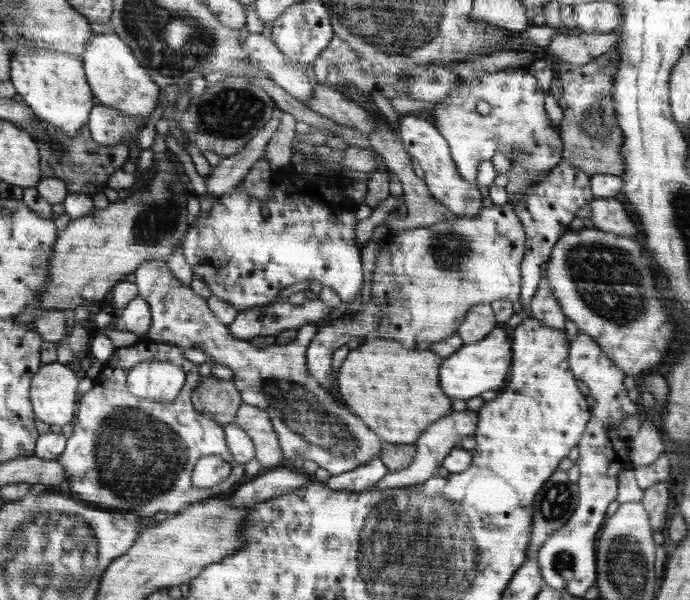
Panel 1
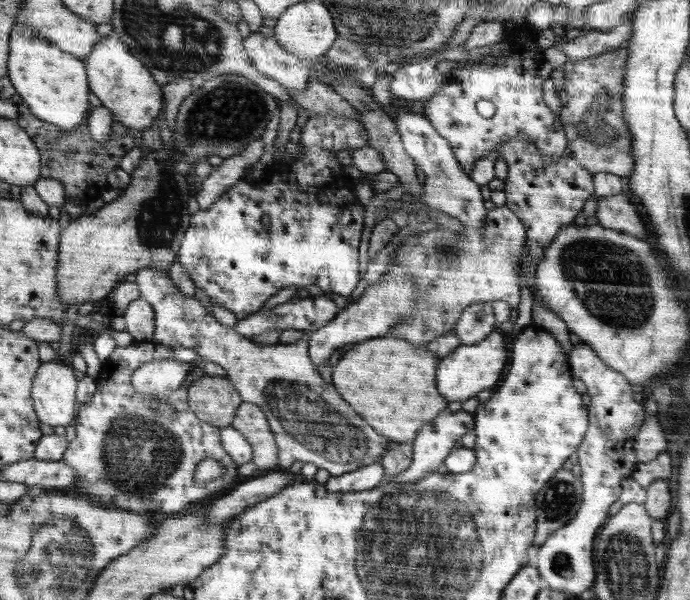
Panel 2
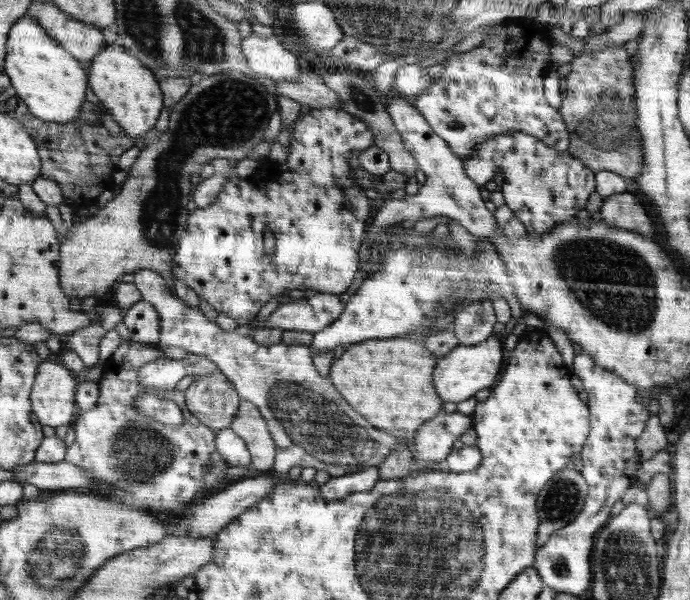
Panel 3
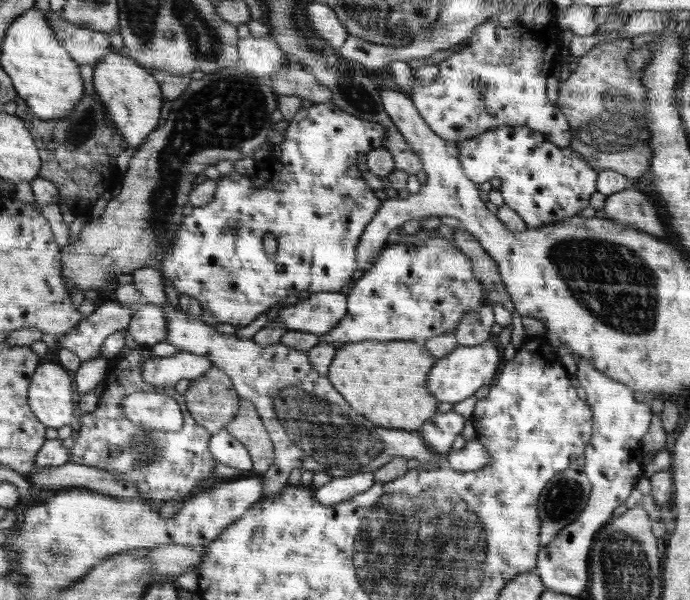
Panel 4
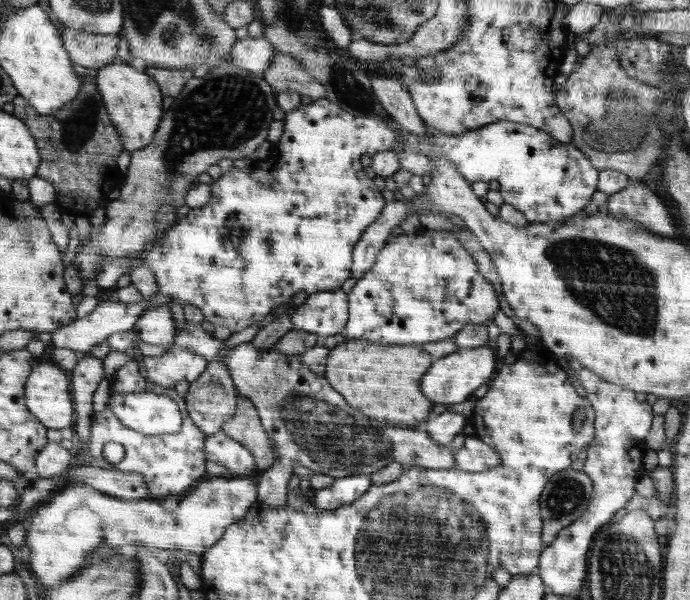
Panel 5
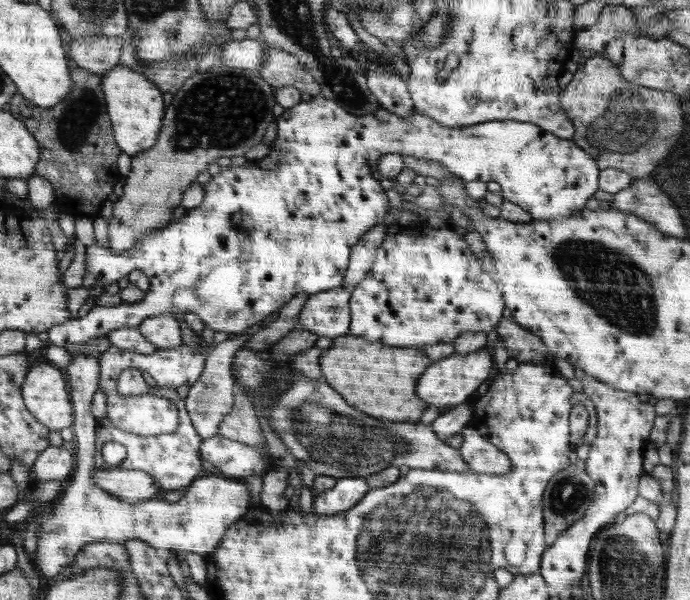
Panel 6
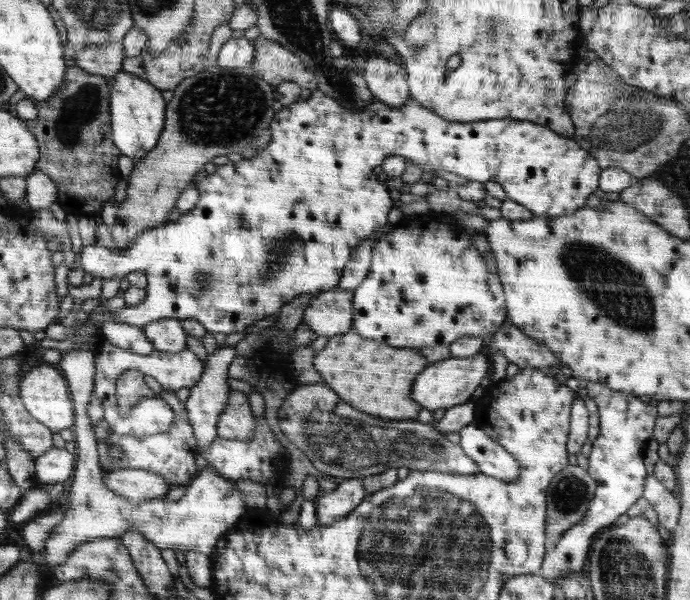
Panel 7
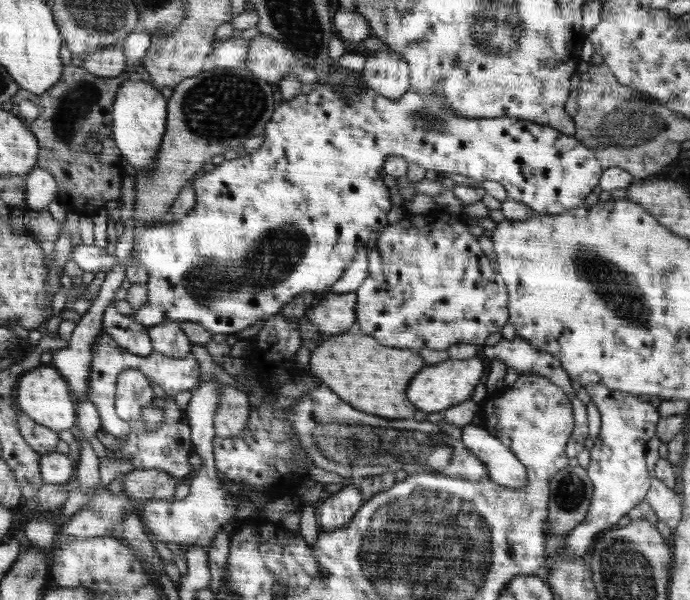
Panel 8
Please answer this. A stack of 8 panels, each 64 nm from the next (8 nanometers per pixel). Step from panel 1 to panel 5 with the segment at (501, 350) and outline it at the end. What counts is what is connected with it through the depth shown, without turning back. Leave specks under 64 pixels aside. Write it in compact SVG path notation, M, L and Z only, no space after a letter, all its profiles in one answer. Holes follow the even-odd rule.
M490 343L474 348L462 348L434 362L434 370L426 374L426 394L434 398L438 404L458 404L464 402L476 388L486 384L496 370L496 352L490 348Z

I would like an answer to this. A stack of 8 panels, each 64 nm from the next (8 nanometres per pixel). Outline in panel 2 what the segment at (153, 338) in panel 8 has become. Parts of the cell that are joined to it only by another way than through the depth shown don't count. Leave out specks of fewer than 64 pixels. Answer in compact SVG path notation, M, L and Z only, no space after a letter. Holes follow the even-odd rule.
M140 297L130 302L120 314L124 318L125 331L134 337L135 342L152 341L156 329L156 314L146 299Z

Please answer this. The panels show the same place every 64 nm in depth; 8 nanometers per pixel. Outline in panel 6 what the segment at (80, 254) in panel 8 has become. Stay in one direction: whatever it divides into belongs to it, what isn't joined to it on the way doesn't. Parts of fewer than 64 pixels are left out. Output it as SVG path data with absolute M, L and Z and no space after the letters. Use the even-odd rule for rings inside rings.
M318 94L312 97L309 101L302 101L292 106L292 108L284 109L281 116L276 121L277 124L277 137L270 144L268 148L264 148L260 154L252 156L248 163L242 166L230 166L222 168L217 176L212 176L211 180L204 184L206 196L200 206L187 211L184 217L179 219L174 225L166 226L160 231L155 231L150 234L138 244L134 249L126 250L123 254L113 254L108 248L103 246L87 246L85 253L85 266L86 271L90 272L96 277L96 282L104 287L106 284L118 283L118 280L133 273L134 270L142 270L145 275L150 278L150 289L145 291L145 297L137 303L120 303L114 306L94 306L86 316L78 317L70 322L58 324L56 327L48 331L48 343L57 347L65 347L66 344L76 344L76 346L87 344L89 340L107 337L114 330L126 329L131 327L138 327L142 321L154 315L166 313L174 317L178 313L186 314L190 311L202 321L206 327L210 327L216 331L225 332L228 334L239 335L252 327L256 322L264 320L269 314L278 311L282 306L286 305L298 293L304 292L309 295L321 293L322 291L330 290L330 288L337 289L342 287L342 282L345 282L345 276L351 262L350 252L361 241L364 232L369 233L374 226L384 222L388 211L388 200L383 188L374 188L372 186L372 176L370 176L370 165L378 164L378 159L386 153L396 153L399 155L410 155L428 160L434 160L446 167L452 174L458 176L463 181L472 182L474 180L481 180L482 182L498 182L502 188L501 196L504 201L512 202L514 205L520 206L527 214L530 214L532 221L554 221L560 216L572 217L578 210L586 206L586 202L592 198L594 192L598 192L598 174L600 170L596 168L596 162L590 158L590 154L586 154L585 150L574 143L572 139L562 140L557 135L550 134L549 131L542 130L540 126L531 122L516 122L516 121L490 121L482 122L482 124L474 126L464 126L464 128L446 128L440 126L436 120L432 120L430 116L420 114L416 108L412 112L412 116L408 120L388 112L386 108L380 106L378 110L374 110L372 114L364 114L356 116L346 112L341 106L336 104L334 100Z

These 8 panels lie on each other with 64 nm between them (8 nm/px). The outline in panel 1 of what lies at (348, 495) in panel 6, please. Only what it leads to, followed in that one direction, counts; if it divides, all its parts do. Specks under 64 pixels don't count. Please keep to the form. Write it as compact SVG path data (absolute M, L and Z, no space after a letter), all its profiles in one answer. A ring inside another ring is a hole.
M376 456L358 468L349 470L349 473L332 475L326 486L332 490L360 492L378 484L388 474L389 470L386 463L379 456Z

